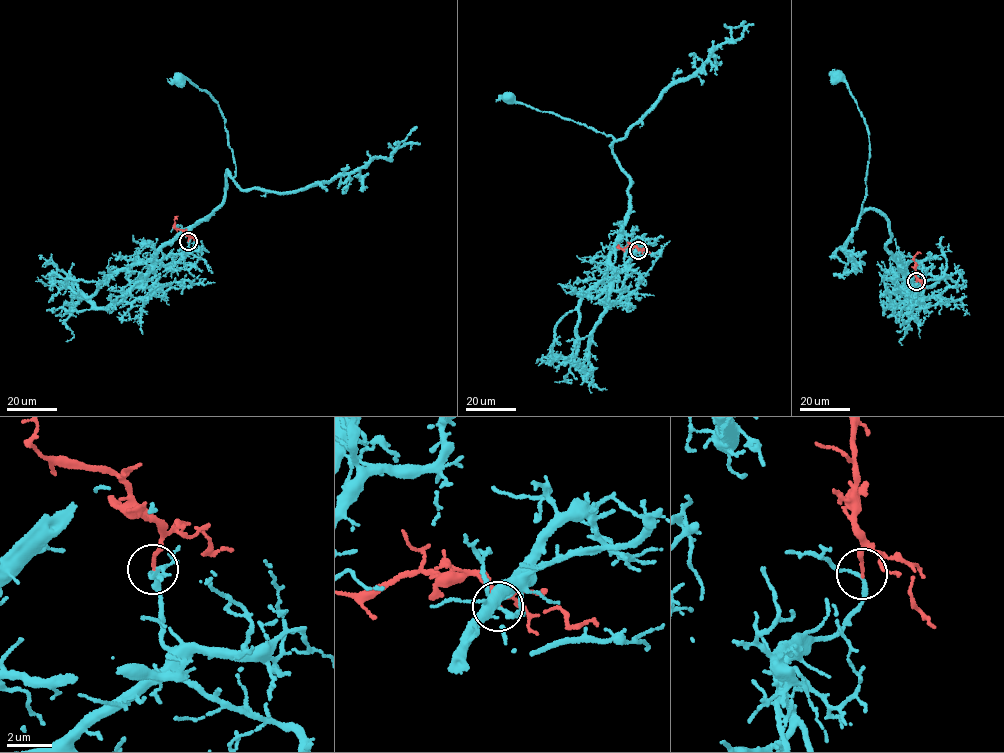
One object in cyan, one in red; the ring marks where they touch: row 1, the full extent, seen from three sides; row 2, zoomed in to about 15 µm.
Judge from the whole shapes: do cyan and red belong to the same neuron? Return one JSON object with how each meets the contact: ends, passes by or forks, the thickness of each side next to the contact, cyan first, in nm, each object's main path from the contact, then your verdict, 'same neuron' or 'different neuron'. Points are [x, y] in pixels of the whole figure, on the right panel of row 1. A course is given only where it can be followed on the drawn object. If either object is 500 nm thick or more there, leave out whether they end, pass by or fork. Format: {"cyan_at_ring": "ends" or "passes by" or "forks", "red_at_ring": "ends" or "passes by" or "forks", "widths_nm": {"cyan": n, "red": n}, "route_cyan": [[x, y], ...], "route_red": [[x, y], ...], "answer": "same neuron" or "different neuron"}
{"cyan_at_ring": "passes by", "red_at_ring": "ends", "widths_nm": {"cyan": 170, "red": 150}, "route_cyan": [[916, 281], [906, 290], [901, 260], [885, 245], [890, 221], [862, 213], [868, 135], [837, 78]], "route_red": [[916, 281], [914, 259], [921, 253]], "answer": "different neuron"}

